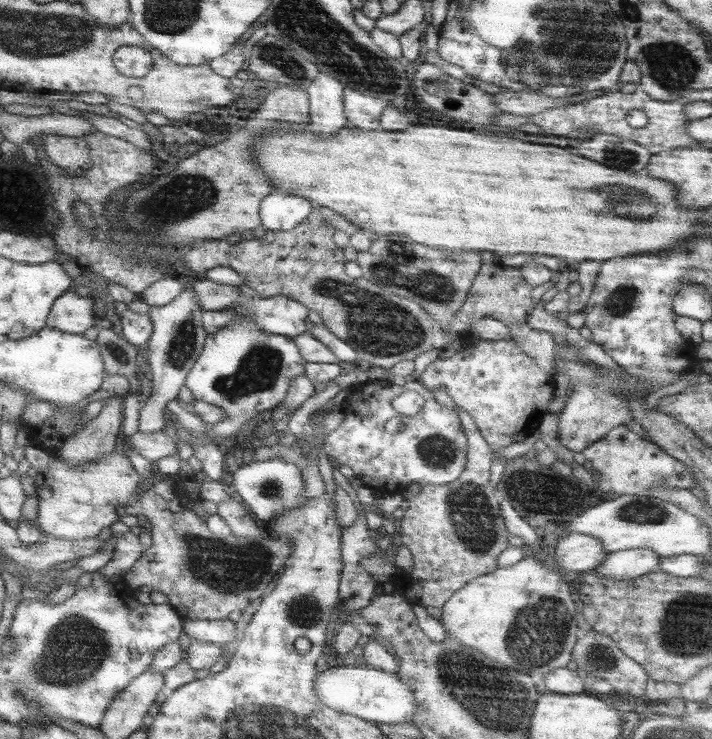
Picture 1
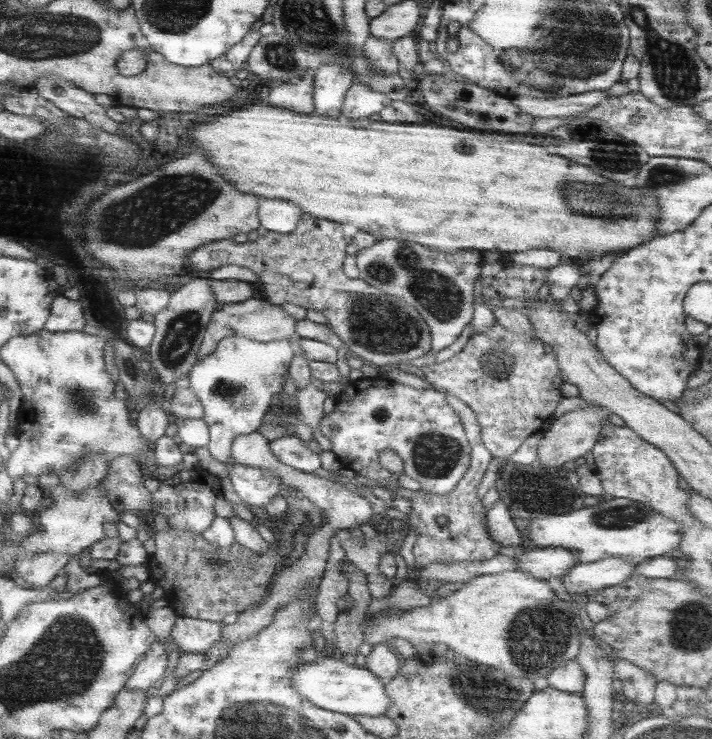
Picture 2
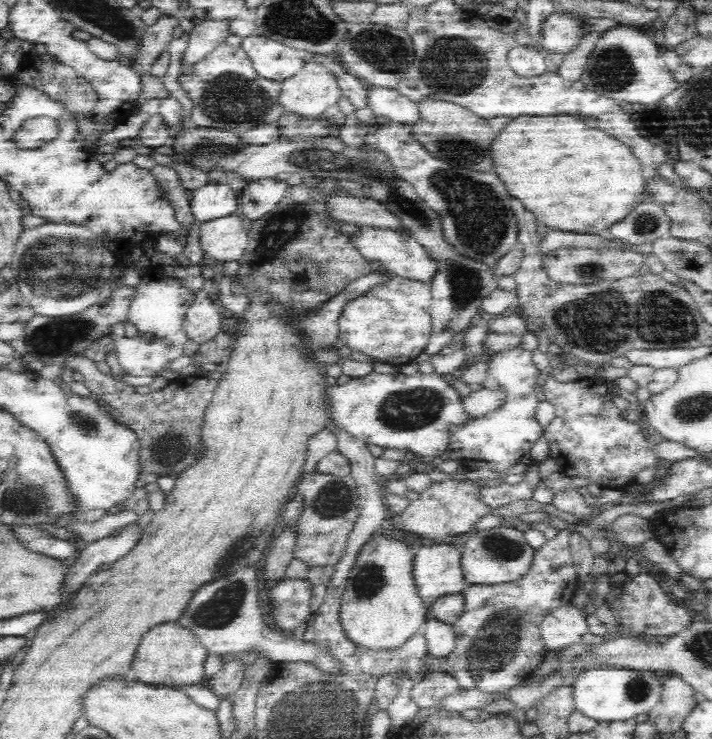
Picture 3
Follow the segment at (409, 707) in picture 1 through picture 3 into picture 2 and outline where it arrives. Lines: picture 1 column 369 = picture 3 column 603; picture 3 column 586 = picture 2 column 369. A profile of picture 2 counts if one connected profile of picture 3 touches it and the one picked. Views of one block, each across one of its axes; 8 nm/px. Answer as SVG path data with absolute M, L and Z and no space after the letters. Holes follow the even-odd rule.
M327 654L319 656L313 664L299 666L297 674L293 676L293 688L297 688L299 694L309 698L315 706L321 706L323 710L331 710L341 716L387 716L393 700L389 698L385 690L385 682L365 666L347 664L343 660L335 660Z

